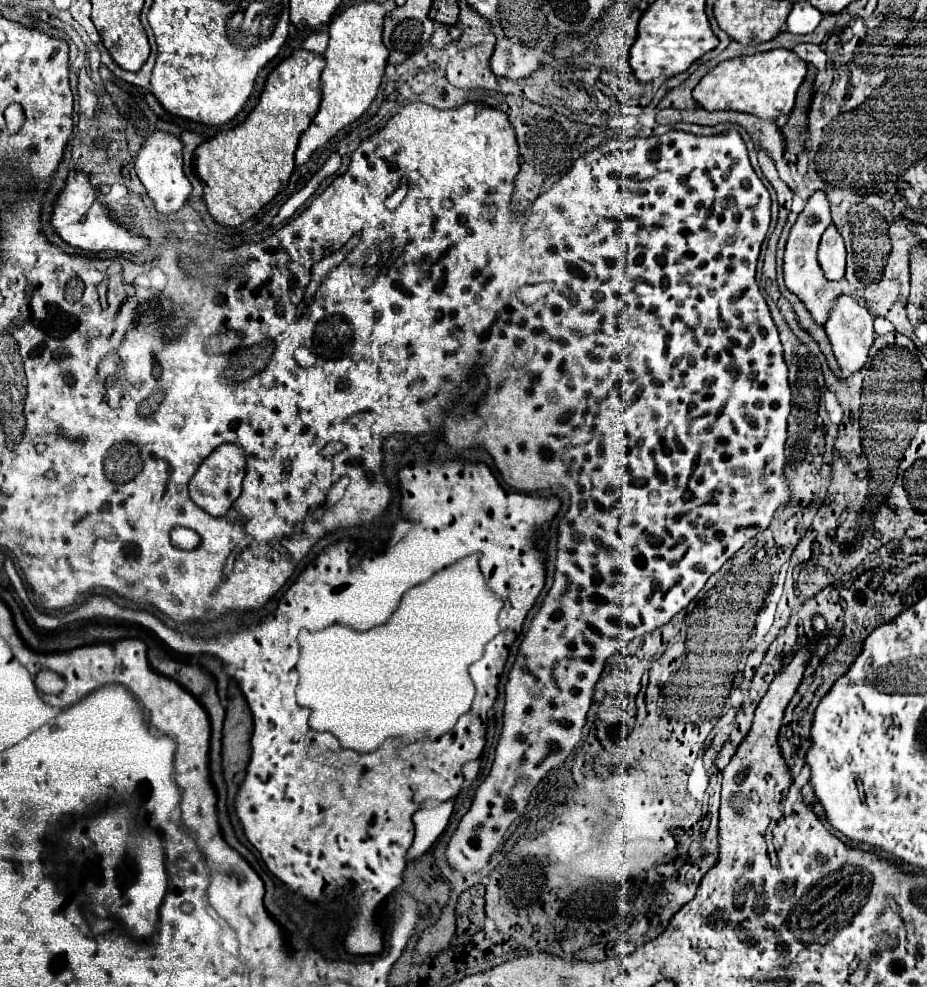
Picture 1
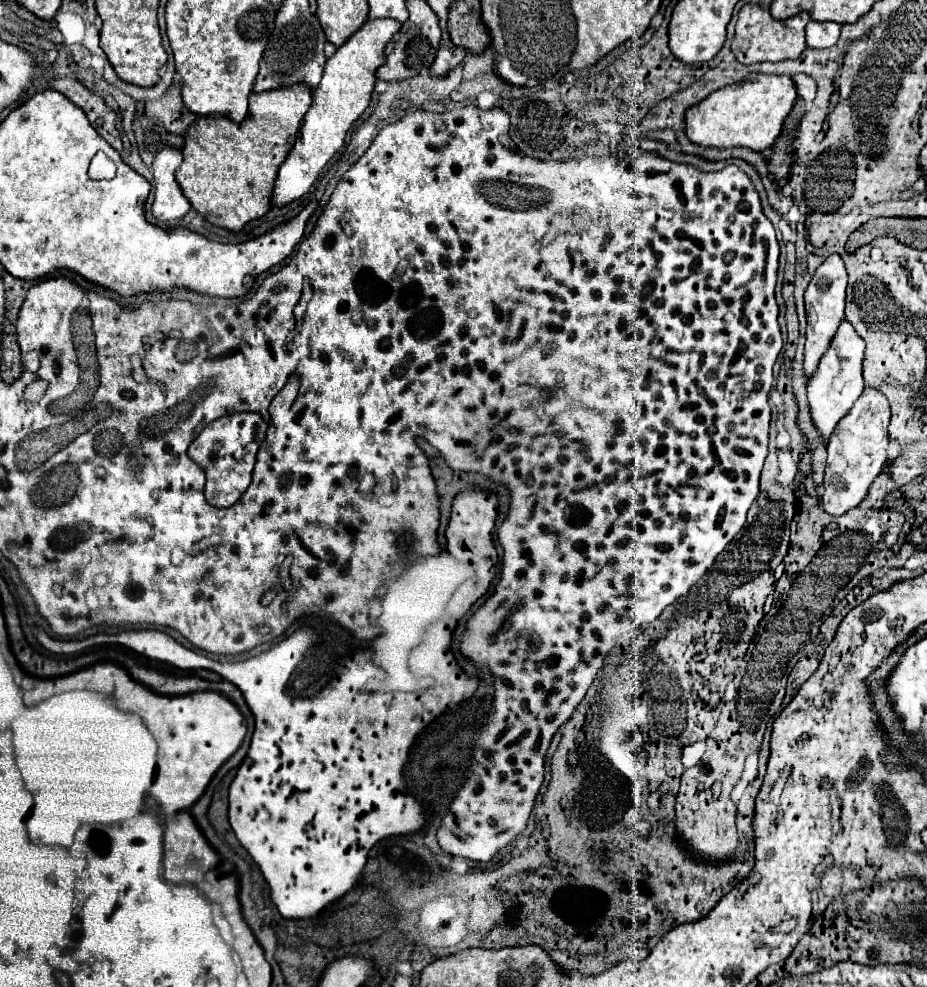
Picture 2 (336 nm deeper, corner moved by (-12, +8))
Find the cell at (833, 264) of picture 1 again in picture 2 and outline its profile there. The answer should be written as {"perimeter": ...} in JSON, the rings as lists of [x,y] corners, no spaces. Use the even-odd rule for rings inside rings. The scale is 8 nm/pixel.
{"perimeter":[[[832,253],[828,259],[822,261],[822,265],[812,275],[804,301],[806,301],[806,317],[808,317],[808,329],[806,329],[806,355],[804,355],[804,371],[810,377],[816,369],[816,363],[820,355],[826,351],[832,335],[836,333],[836,327],[840,319],[844,317],[844,303],[846,303],[846,265],[838,253]]]}

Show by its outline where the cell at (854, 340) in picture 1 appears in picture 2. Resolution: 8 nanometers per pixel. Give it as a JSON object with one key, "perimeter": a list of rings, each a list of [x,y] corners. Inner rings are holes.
{"perimeter":[[[866,387],[854,407],[838,421],[828,441],[828,465],[822,483],[822,505],[830,515],[842,515],[856,507],[868,493],[868,487],[886,463],[890,425],[890,403],[882,391]]]}

